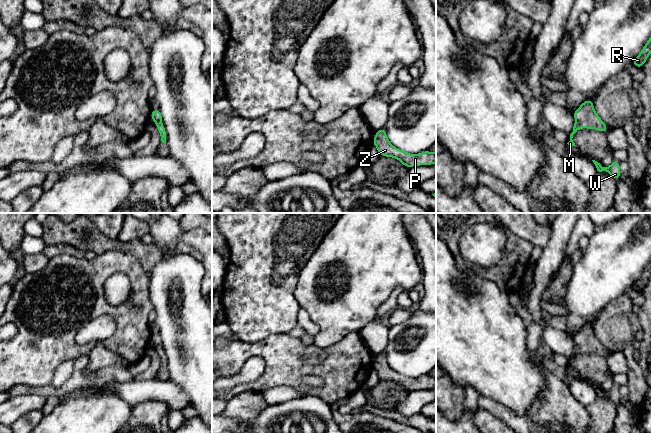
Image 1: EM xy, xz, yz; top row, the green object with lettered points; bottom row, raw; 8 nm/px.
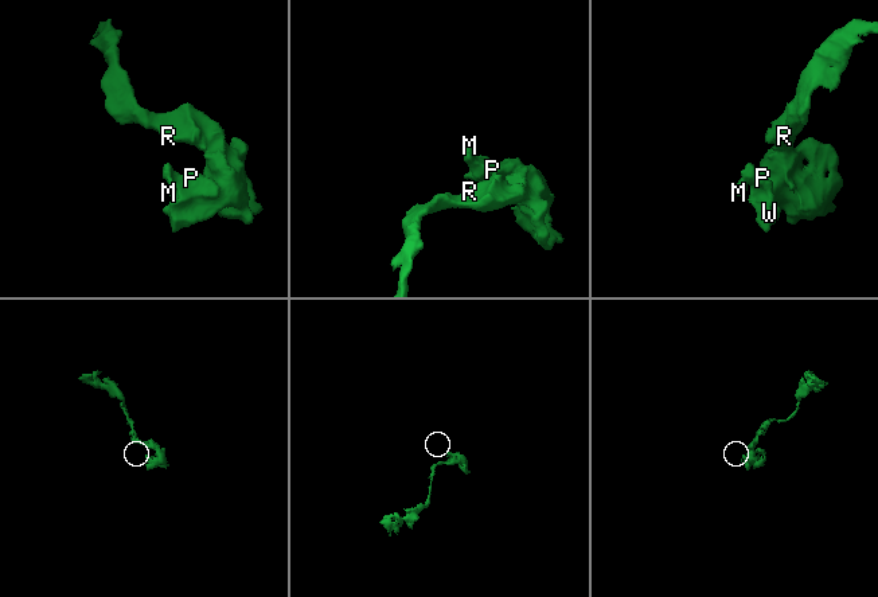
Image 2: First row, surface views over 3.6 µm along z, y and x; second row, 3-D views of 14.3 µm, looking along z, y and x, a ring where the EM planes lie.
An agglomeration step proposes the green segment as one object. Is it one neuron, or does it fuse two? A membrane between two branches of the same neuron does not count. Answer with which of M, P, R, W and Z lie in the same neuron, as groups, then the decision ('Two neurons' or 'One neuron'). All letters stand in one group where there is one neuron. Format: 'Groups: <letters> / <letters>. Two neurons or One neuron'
Groups: M P R W Z. One neuron

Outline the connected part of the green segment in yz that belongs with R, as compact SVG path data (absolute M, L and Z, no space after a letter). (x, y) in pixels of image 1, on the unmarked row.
M651 261L645 267L645 270L642 272L638 280L633 284L632 288L638 292L642 292L650 278L651 278Z

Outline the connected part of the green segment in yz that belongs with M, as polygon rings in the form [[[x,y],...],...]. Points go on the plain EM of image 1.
[[[590,323],[584,325],[579,332],[573,336],[573,339],[575,347],[573,356],[570,358],[570,365],[567,367],[570,371],[576,370],[572,362],[573,359],[581,352],[595,353],[605,357],[609,351],[598,340],[594,333],[593,325]]]

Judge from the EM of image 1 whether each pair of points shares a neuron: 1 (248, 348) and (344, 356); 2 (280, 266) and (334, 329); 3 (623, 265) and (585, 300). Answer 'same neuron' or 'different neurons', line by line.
1: same neuron
2: different neurons
3: same neuron

